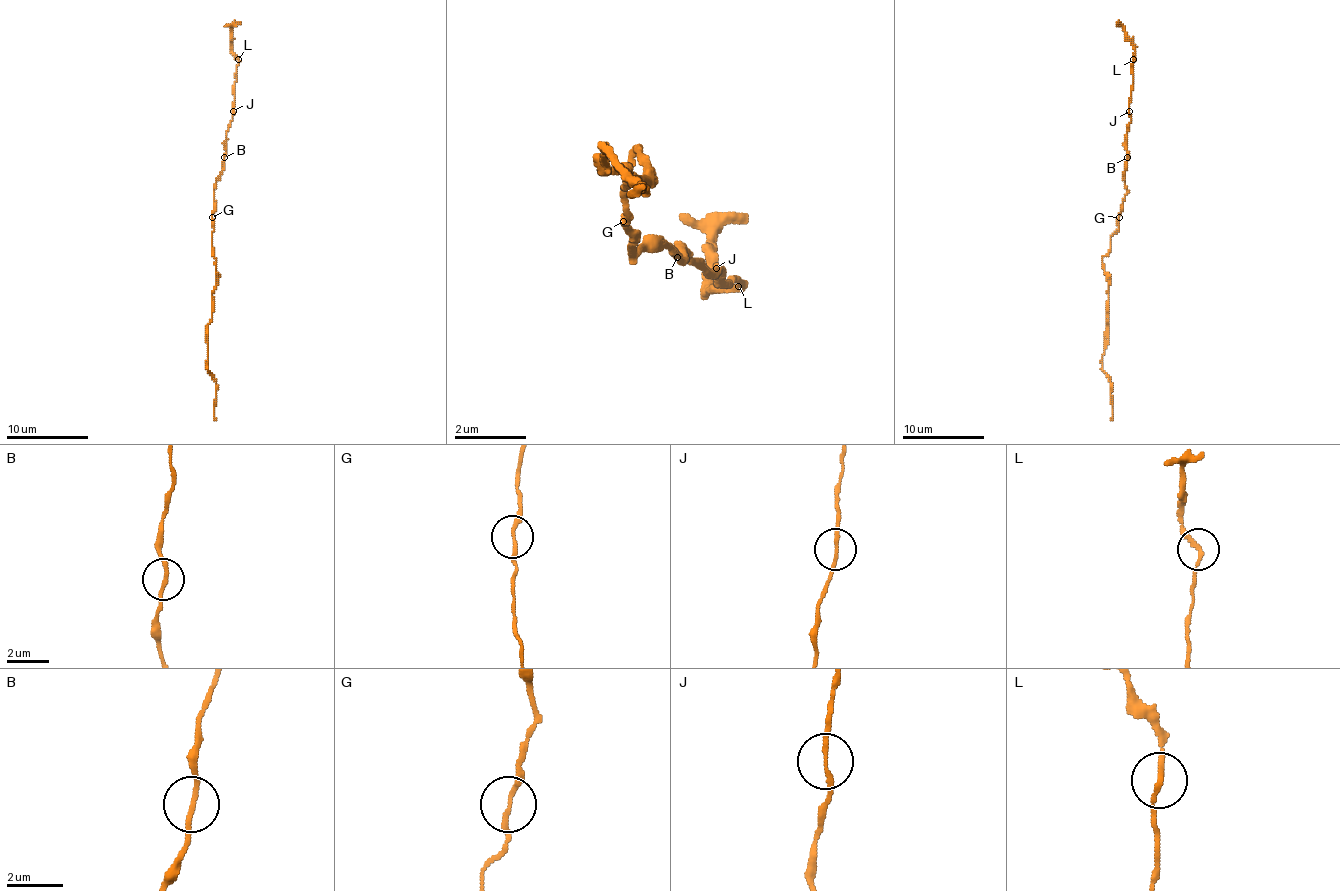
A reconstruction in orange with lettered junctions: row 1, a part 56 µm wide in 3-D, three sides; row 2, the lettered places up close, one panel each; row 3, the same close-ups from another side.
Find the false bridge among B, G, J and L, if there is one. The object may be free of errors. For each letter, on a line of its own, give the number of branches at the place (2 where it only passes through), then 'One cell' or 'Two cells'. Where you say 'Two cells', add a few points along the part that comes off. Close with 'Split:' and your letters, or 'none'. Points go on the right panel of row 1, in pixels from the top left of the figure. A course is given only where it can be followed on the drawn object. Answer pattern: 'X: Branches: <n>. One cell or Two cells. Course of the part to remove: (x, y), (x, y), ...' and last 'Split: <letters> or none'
B: Branches: 2. One cell
G: Branches: 2. One cell
J: Branches: 2. One cell
L: Branches: 2. Two cells. Course of the part to remove: (1133, 59), (1133, 41), (1116, 22)
Split: L

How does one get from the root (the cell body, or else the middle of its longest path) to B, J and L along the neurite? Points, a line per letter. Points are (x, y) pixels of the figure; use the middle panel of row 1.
B: (623, 221), (632, 230), (632, 257), (641, 248), (668, 248), (677, 257)
J: (623, 221), (632, 230), (632, 257), (641, 248), (686, 257), (686, 248), (704, 275), (713, 275), (713, 266)
L: (623, 221), (632, 257), (641, 248), (686, 257), (686, 248), (704, 275), (722, 266), (722, 284), (740, 284)

